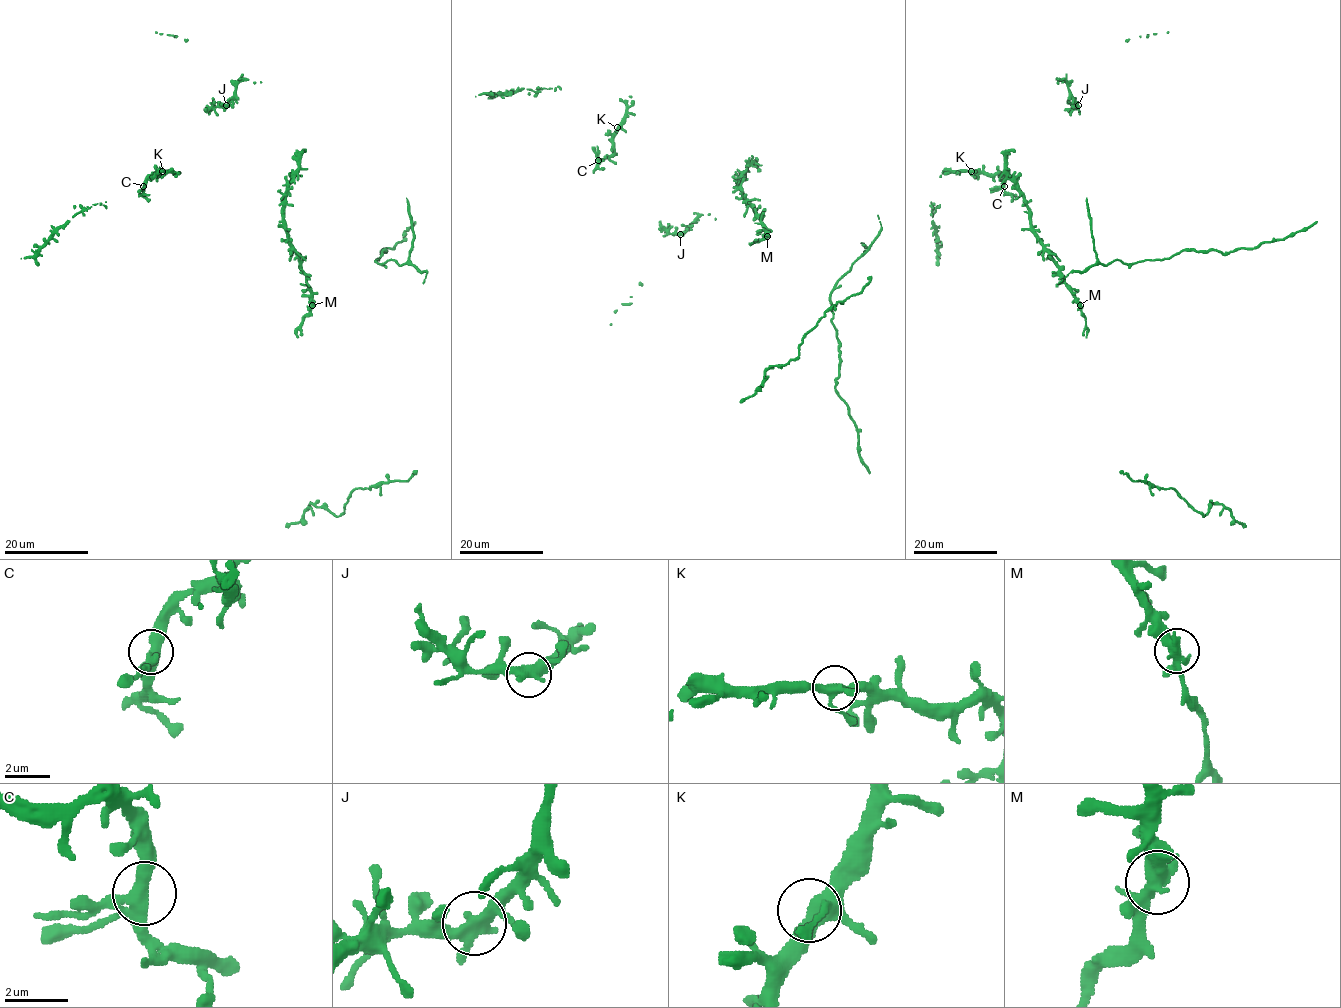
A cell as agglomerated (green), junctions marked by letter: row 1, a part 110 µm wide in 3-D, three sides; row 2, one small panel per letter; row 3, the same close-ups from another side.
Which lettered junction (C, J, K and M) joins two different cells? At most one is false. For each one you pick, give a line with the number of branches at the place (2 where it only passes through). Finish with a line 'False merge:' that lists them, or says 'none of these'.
False merge: none of these

